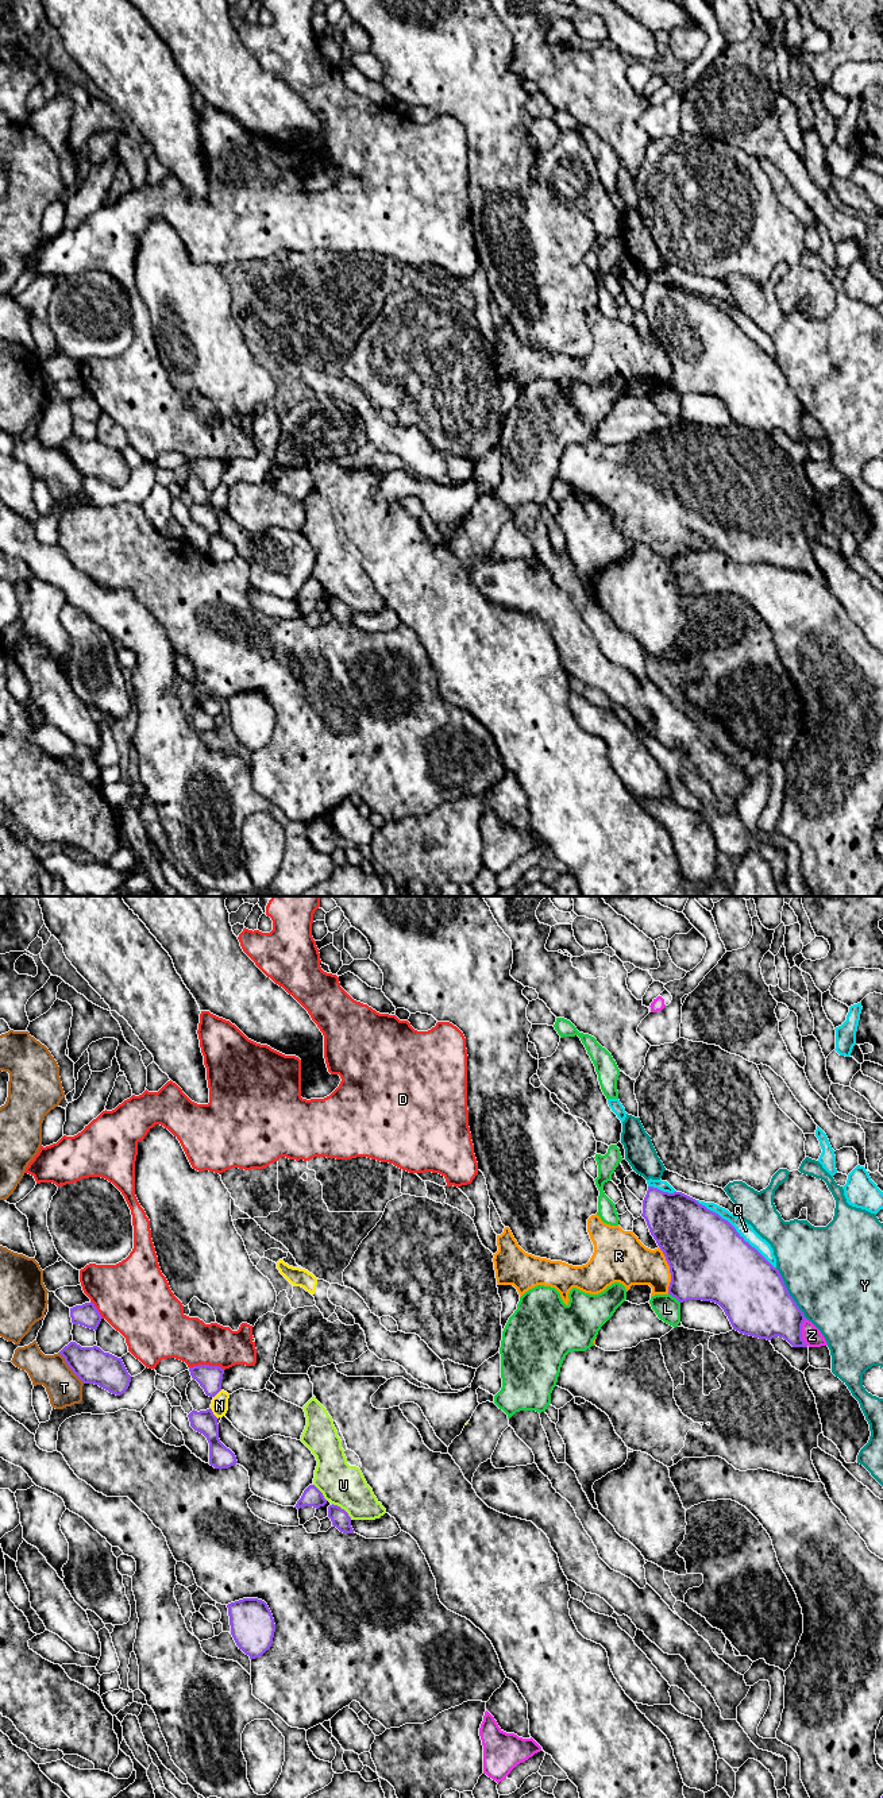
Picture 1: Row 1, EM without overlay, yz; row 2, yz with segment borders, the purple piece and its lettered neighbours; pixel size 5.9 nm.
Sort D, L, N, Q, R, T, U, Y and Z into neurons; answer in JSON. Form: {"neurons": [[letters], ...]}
{"neurons": [["D"], ["L"], ["N"], ["Q"], ["R"], ["T"], ["U"], ["Y"], ["Z"]]}

